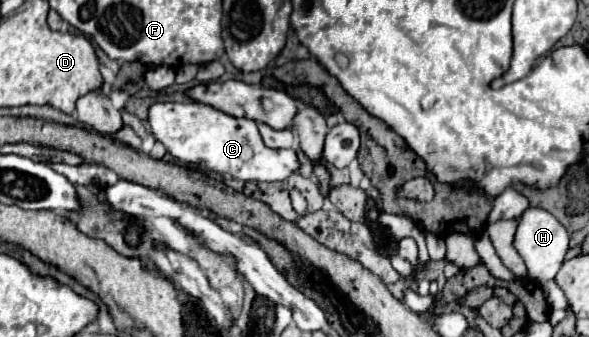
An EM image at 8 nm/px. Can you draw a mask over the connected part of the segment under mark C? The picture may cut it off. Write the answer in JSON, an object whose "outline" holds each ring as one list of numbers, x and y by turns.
{"outline":[[153,103,149,125,167,151,181,163,203,163,215,173,231,173,241,181,283,181,297,171,299,161,293,149,265,147,257,123,239,119,203,103]]}

